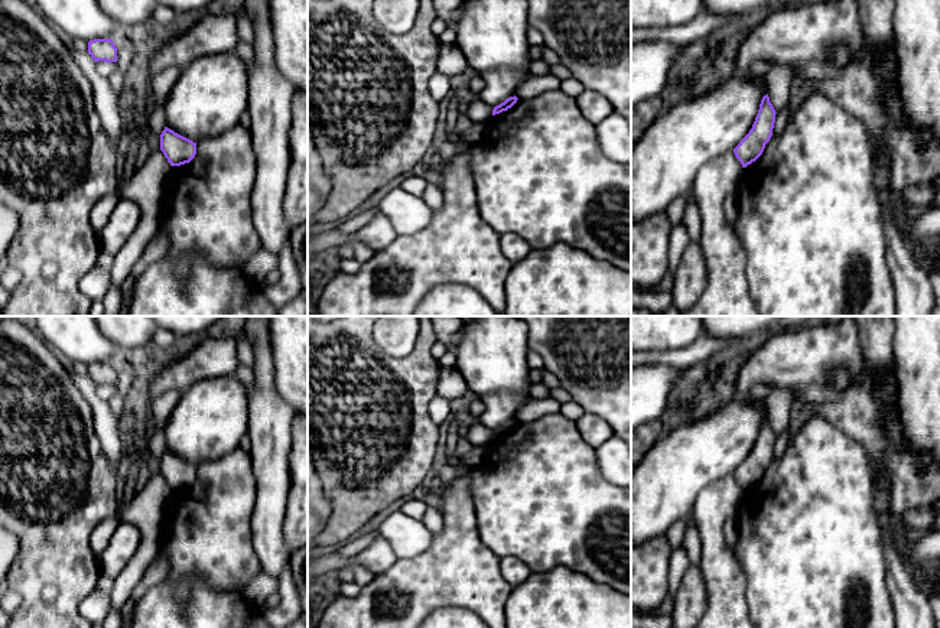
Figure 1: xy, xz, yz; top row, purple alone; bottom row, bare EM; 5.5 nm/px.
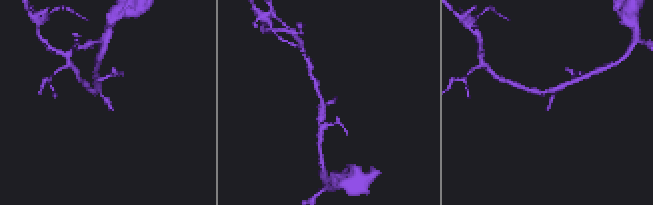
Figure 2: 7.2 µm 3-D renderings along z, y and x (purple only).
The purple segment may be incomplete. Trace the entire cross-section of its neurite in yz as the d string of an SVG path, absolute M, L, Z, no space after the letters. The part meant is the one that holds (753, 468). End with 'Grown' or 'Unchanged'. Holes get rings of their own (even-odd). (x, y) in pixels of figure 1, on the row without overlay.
M768 417L764 419L752 452L734 472L734 476L741 485L742 491L747 491L762 478L765 468L773 459L775 437L777 436L770 426Z. Unchanged

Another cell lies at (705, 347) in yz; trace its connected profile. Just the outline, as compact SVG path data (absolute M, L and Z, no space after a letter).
M706 333L682 349L631 351L631 367L643 364L666 364L674 368L687 368L699 361L710 358L713 354L739 339L741 338L721 339Z

